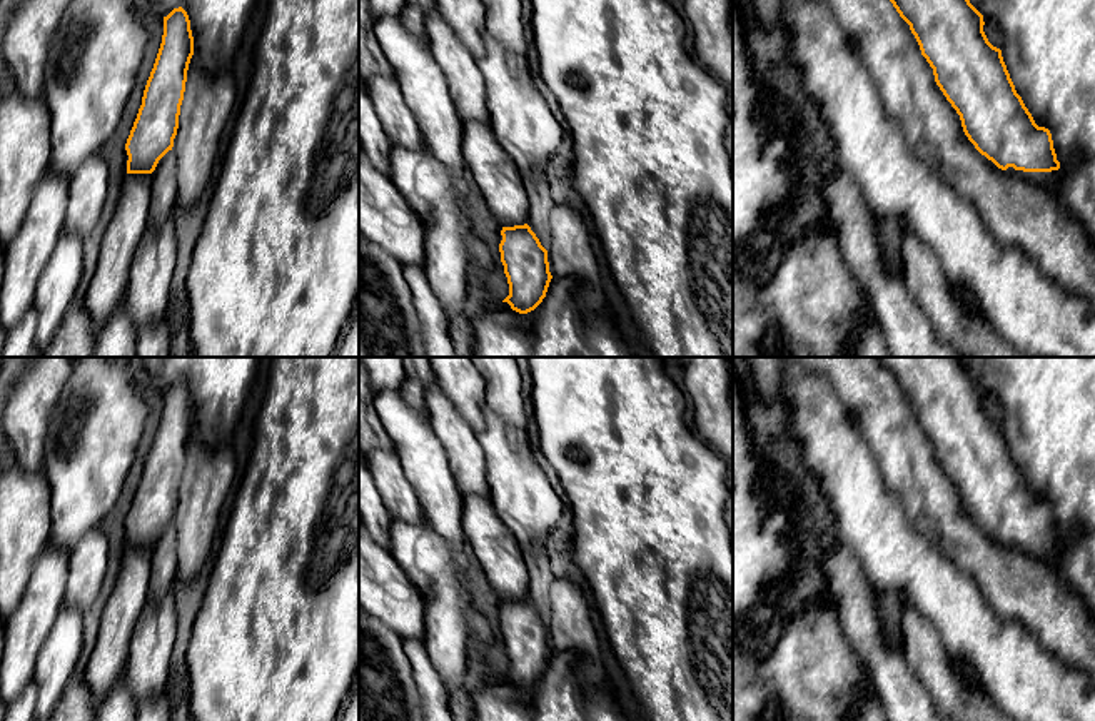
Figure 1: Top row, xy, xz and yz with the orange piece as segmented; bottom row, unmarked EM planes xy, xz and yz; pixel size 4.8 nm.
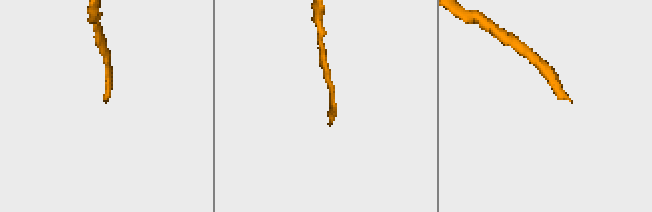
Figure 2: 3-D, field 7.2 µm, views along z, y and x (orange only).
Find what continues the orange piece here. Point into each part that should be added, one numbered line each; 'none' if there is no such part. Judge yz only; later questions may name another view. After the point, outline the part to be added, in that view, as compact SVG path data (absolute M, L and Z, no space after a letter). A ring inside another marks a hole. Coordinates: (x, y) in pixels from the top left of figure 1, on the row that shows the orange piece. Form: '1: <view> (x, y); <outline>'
1: yz (1047, 181); M1013 167L1007 169L1008 174L1015 174L1032 184L1035 184L1037 187L1053 194L1058 197L1058 180L1062 175L1062 169L1058 170L1052 170L1052 172L1023 172L1023 170L1015 170Z

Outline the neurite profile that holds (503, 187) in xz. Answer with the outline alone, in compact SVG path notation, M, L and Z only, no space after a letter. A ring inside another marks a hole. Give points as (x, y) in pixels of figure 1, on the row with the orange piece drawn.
M464 122L462 155L489 210L504 227L524 225L529 210L526 180L487 122Z

